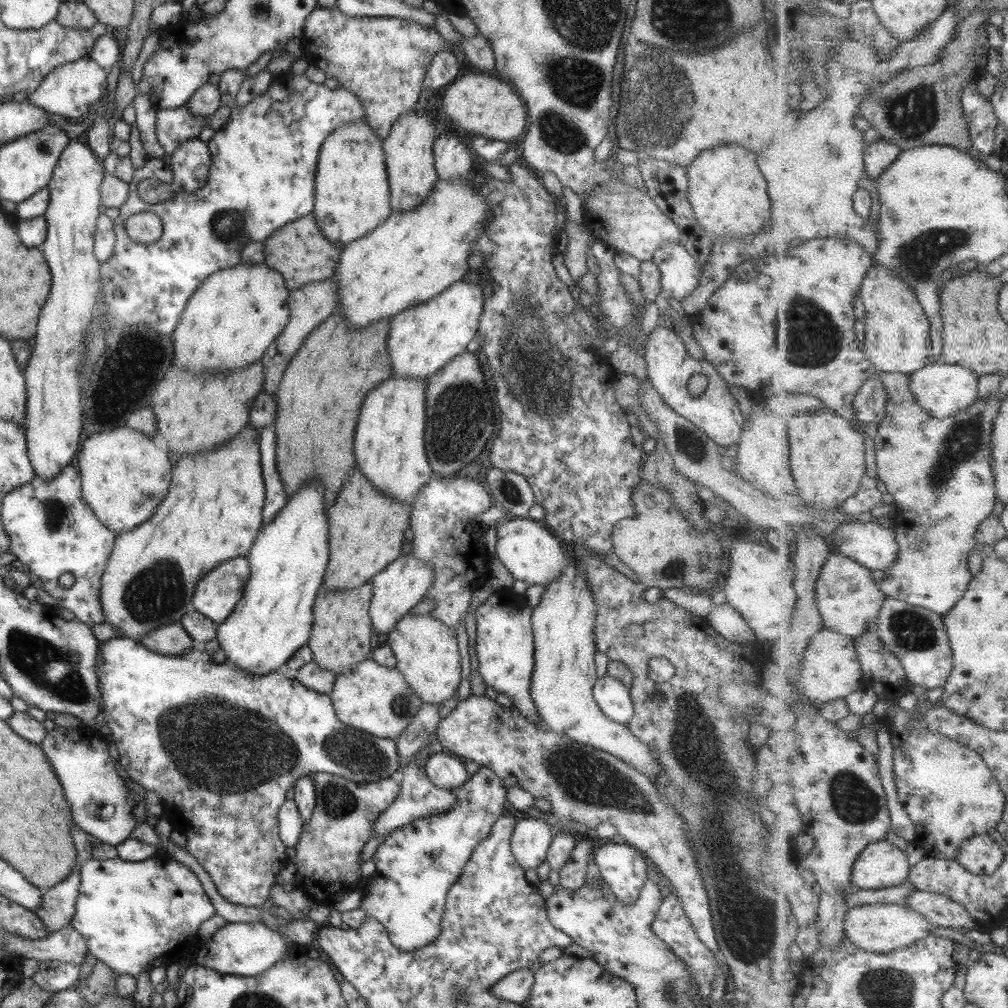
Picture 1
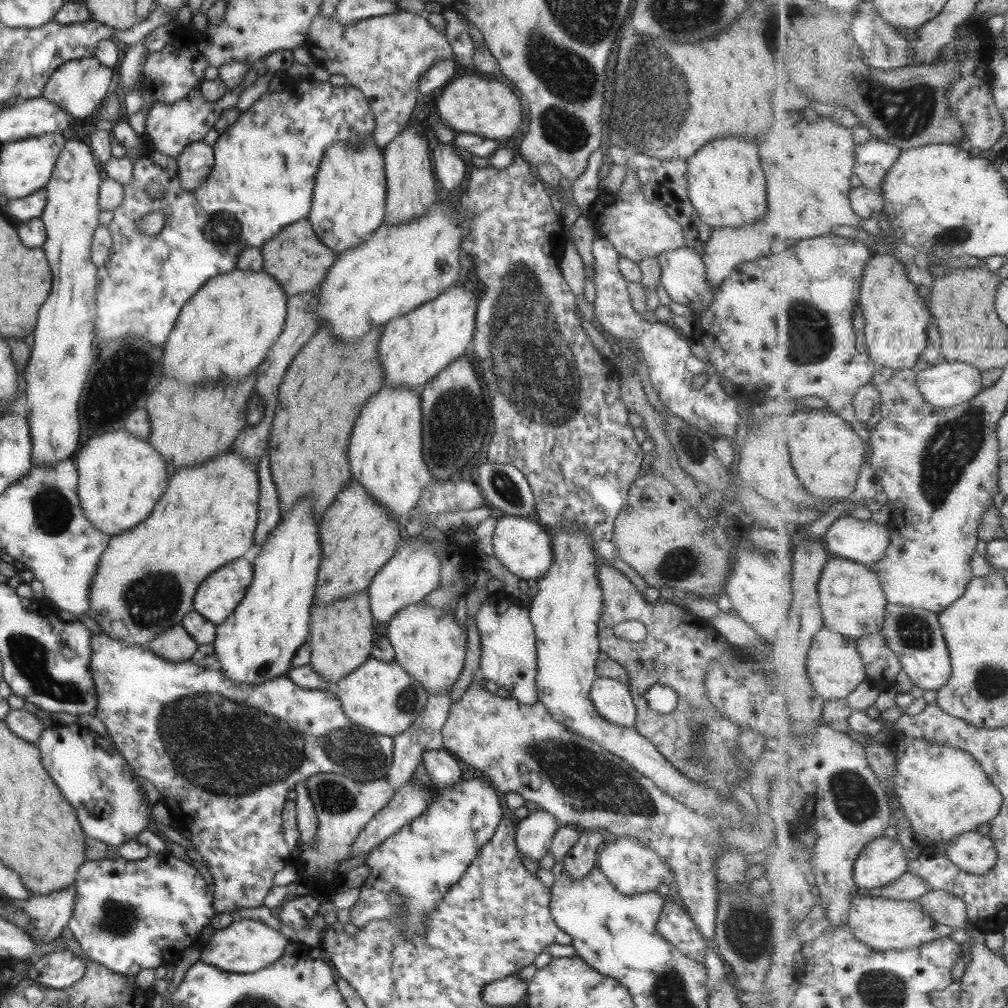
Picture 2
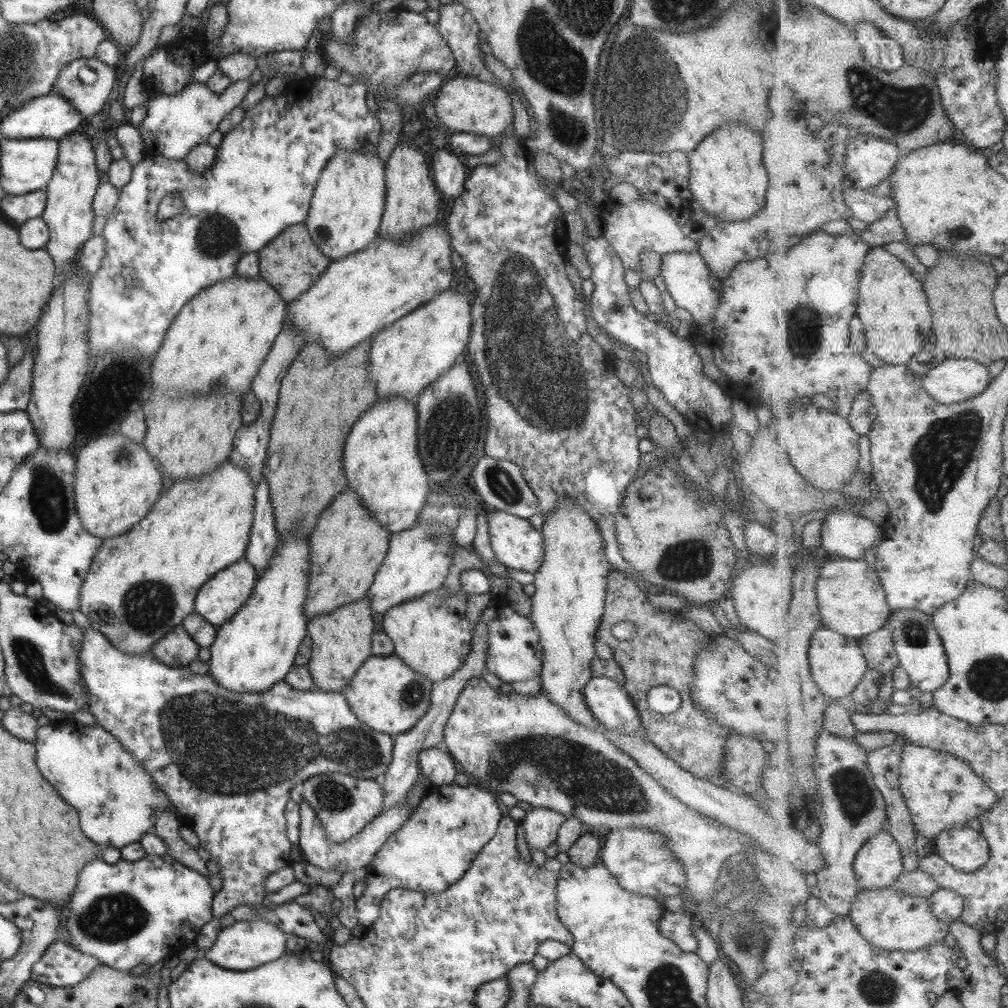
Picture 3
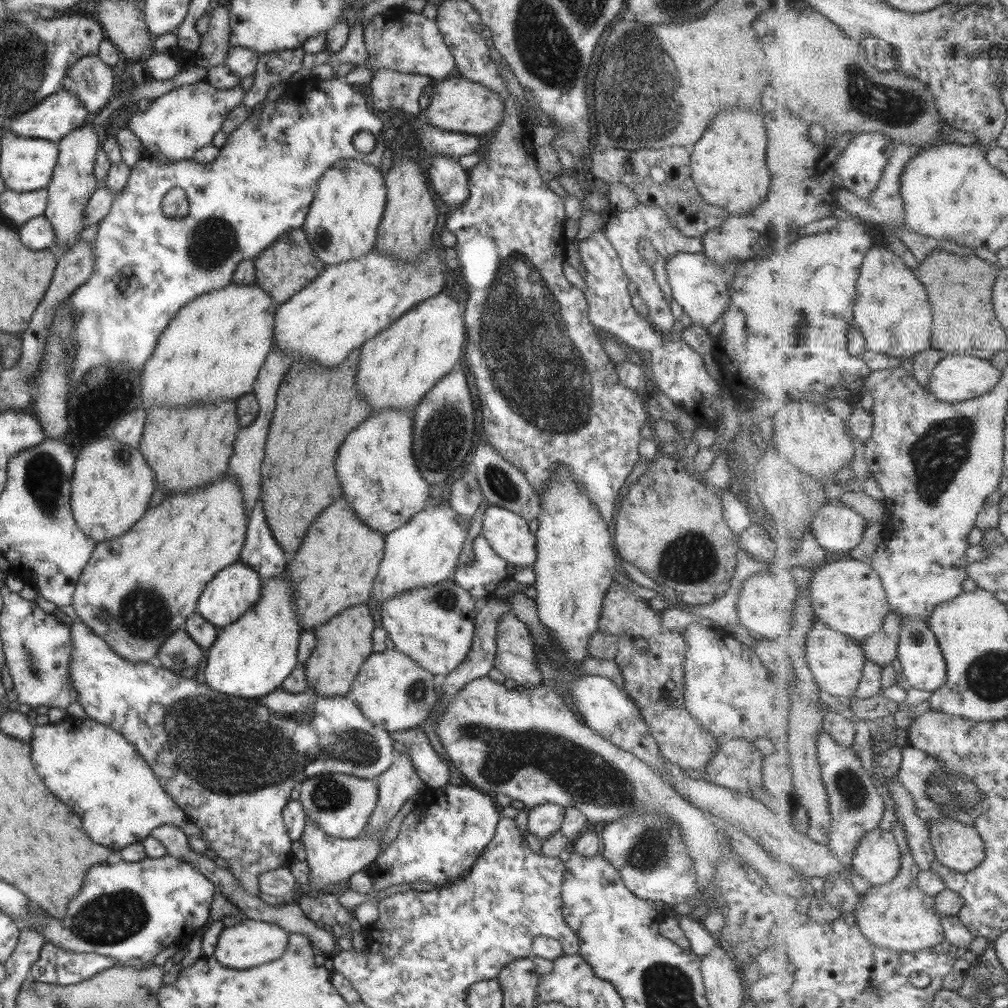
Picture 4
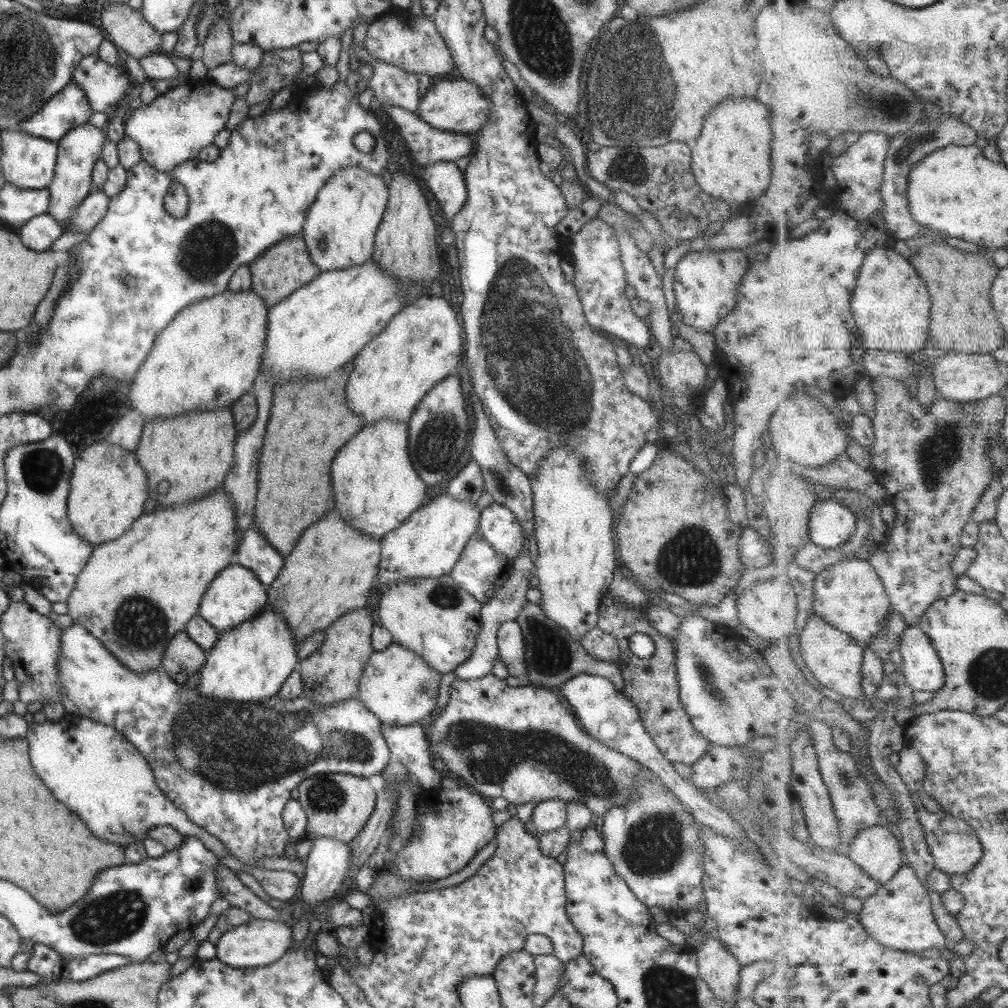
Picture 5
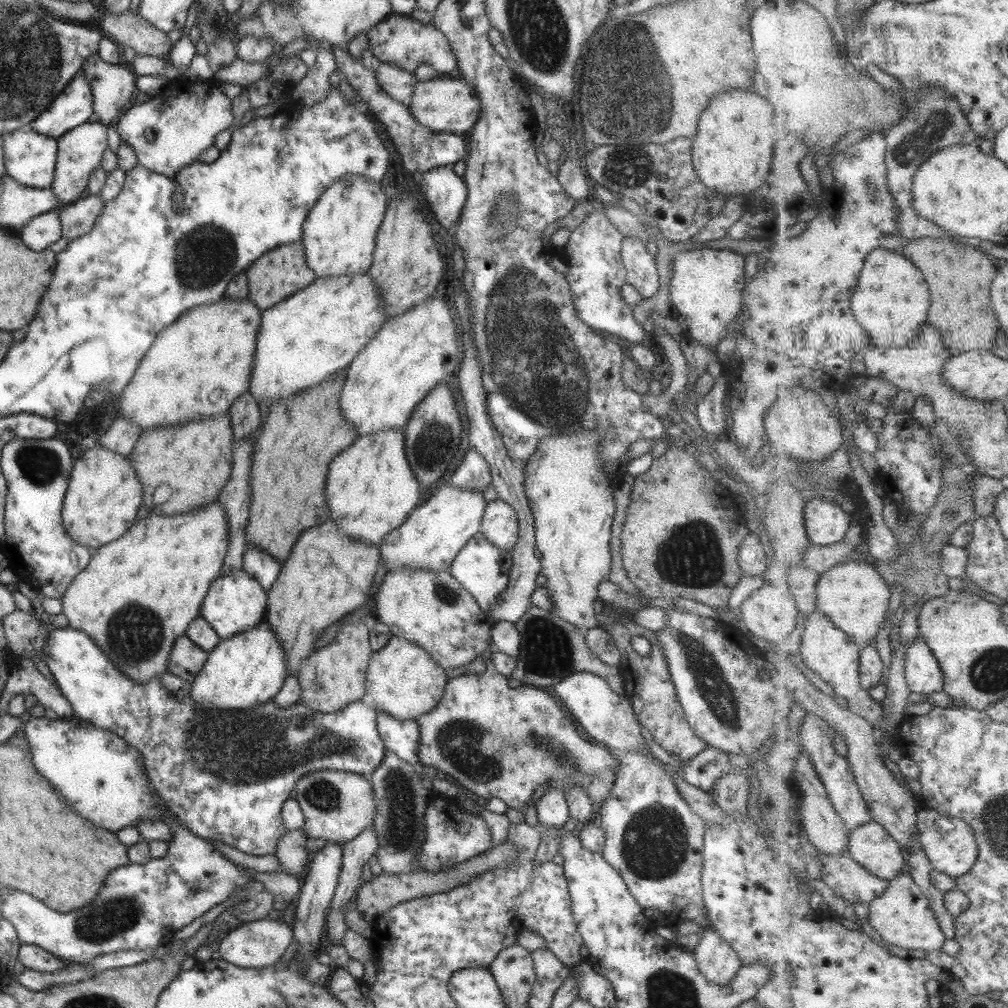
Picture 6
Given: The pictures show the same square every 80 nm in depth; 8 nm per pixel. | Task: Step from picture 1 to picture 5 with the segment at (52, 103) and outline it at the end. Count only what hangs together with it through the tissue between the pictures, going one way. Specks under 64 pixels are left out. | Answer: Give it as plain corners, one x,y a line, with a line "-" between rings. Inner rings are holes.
97,55
83,57
73,71
71,81
76,82
82,92
85,93
92,112
106,114
108,120
115,114
115,110
125,96
125,92
128,92
134,85
131,77
125,71
118,71
116,66
111,66
99,60

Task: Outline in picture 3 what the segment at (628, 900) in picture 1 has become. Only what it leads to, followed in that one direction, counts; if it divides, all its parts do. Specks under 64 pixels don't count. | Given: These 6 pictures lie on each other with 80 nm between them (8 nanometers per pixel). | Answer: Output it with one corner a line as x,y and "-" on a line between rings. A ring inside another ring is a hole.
643,827
608,830
599,860
627,892
655,899
669,898
676,894
684,896
686,878
683,865
665,846
665,838
651,831

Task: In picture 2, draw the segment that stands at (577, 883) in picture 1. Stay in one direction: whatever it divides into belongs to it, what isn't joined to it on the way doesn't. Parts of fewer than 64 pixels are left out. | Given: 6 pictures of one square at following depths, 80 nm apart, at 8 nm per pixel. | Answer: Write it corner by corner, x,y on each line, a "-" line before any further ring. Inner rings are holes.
581,831
573,847
562,856
563,872
572,879
578,879
596,866
597,847
603,843
598,832

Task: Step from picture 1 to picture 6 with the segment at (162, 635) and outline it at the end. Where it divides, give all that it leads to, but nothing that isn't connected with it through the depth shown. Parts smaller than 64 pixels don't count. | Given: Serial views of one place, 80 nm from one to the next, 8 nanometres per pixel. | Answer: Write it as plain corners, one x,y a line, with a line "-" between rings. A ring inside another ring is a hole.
185,635
173,643
166,672
179,676
182,681
192,681
206,661
208,653
195,646

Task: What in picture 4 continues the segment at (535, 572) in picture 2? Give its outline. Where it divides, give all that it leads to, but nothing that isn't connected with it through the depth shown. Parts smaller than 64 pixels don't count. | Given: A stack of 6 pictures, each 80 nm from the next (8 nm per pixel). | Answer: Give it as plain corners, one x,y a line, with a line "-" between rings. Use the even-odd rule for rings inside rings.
489,505
482,514
481,536
489,543
491,550
498,554
508,564
513,566
530,566
535,554
535,537
529,533
526,520
510,510
495,505

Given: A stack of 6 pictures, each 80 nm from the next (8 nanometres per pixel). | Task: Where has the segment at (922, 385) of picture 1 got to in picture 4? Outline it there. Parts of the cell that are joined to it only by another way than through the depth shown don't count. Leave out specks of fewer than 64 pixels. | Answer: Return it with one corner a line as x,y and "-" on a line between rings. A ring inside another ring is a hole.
948,354
934,368
930,387
939,400
966,401
991,392
1002,380
1002,371
975,356

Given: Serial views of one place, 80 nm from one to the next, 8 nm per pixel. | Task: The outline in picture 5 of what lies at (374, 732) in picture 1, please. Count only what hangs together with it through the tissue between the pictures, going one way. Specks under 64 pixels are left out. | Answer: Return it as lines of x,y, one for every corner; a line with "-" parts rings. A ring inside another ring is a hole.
392,641
387,648
373,651
363,667
358,682
359,699
380,724
407,726
429,717
437,702
437,688
442,674
432,669
421,657
403,645

